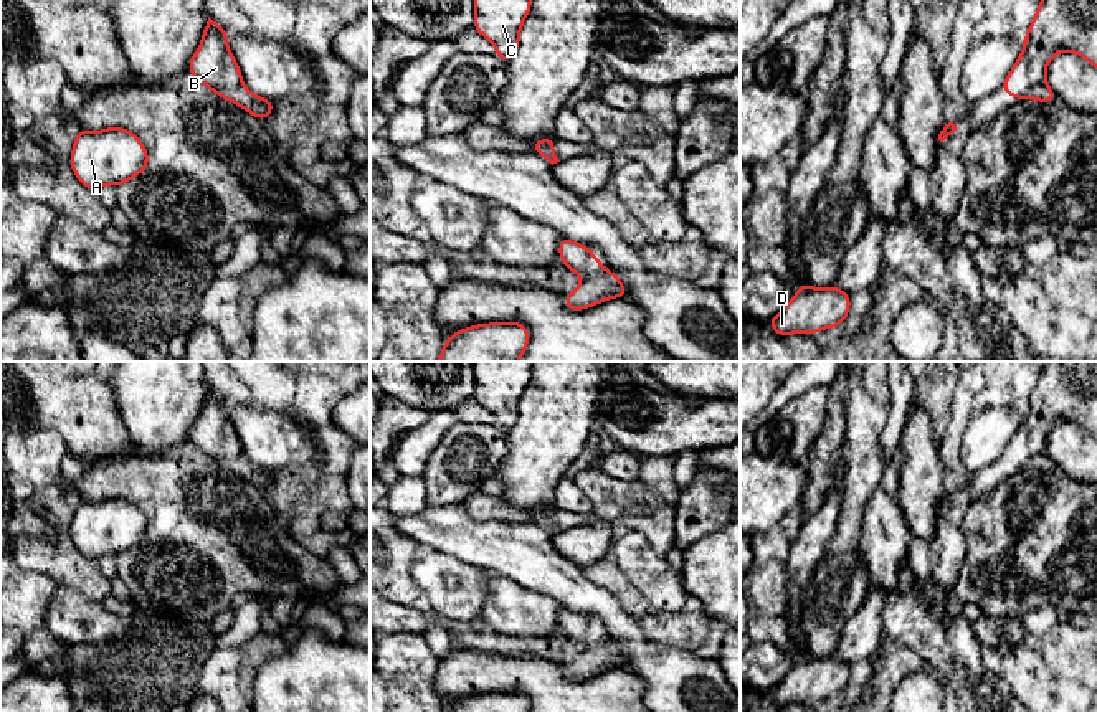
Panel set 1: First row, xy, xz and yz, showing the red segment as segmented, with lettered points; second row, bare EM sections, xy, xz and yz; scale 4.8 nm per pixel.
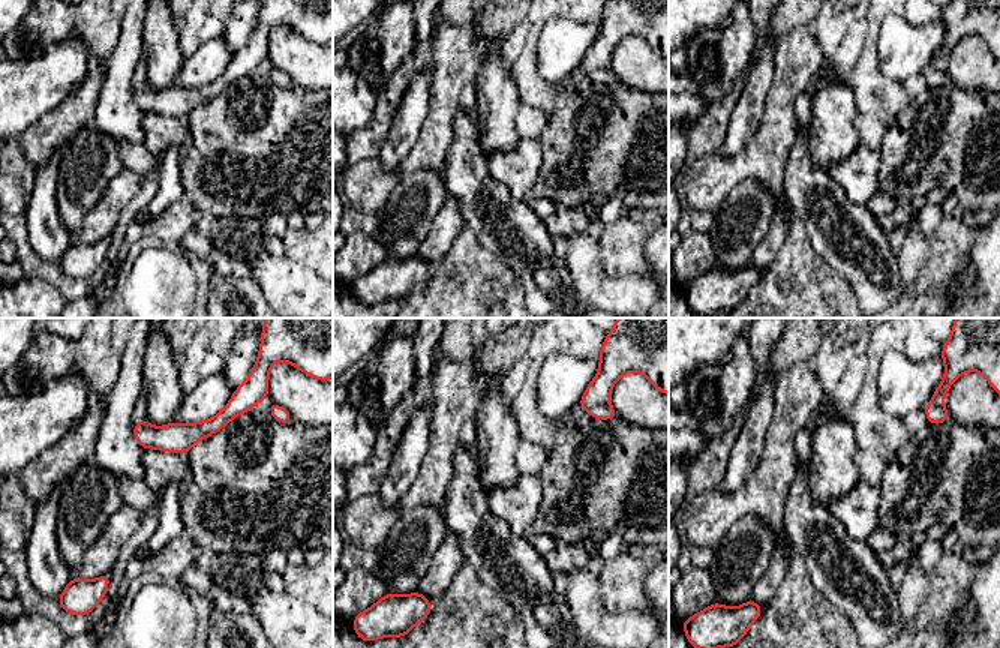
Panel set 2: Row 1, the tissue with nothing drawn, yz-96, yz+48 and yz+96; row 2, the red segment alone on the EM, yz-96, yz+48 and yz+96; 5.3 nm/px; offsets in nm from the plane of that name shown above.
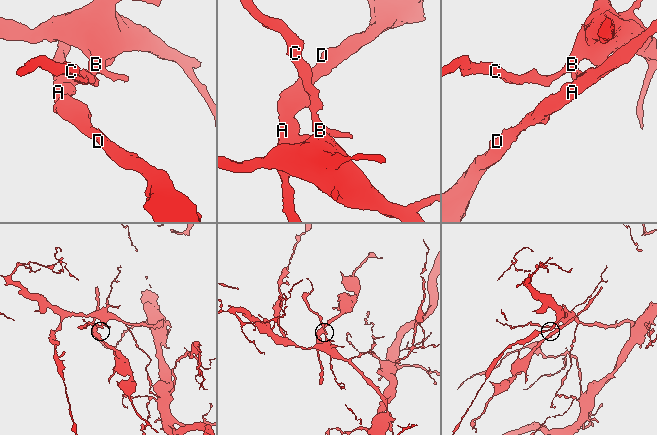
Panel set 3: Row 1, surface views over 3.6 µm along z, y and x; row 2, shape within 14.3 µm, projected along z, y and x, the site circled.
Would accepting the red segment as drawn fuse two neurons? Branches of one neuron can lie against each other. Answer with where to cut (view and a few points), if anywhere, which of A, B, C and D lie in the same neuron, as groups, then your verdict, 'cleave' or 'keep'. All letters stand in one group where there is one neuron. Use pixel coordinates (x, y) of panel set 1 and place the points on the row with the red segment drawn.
cut in xy along (242, 83), (217, 93); A D / B C; cleave

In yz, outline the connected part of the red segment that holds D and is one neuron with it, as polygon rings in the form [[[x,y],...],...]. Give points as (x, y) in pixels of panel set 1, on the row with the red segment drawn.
[[[801,282],[795,297],[768,324],[778,335],[810,335],[841,325],[849,314],[849,306],[851,296],[836,286],[816,289]]]

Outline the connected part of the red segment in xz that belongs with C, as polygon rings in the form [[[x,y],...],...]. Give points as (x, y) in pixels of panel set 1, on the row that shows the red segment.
[[[474,0],[474,30],[494,43],[496,56],[507,63],[517,51],[520,26],[532,0]]]

